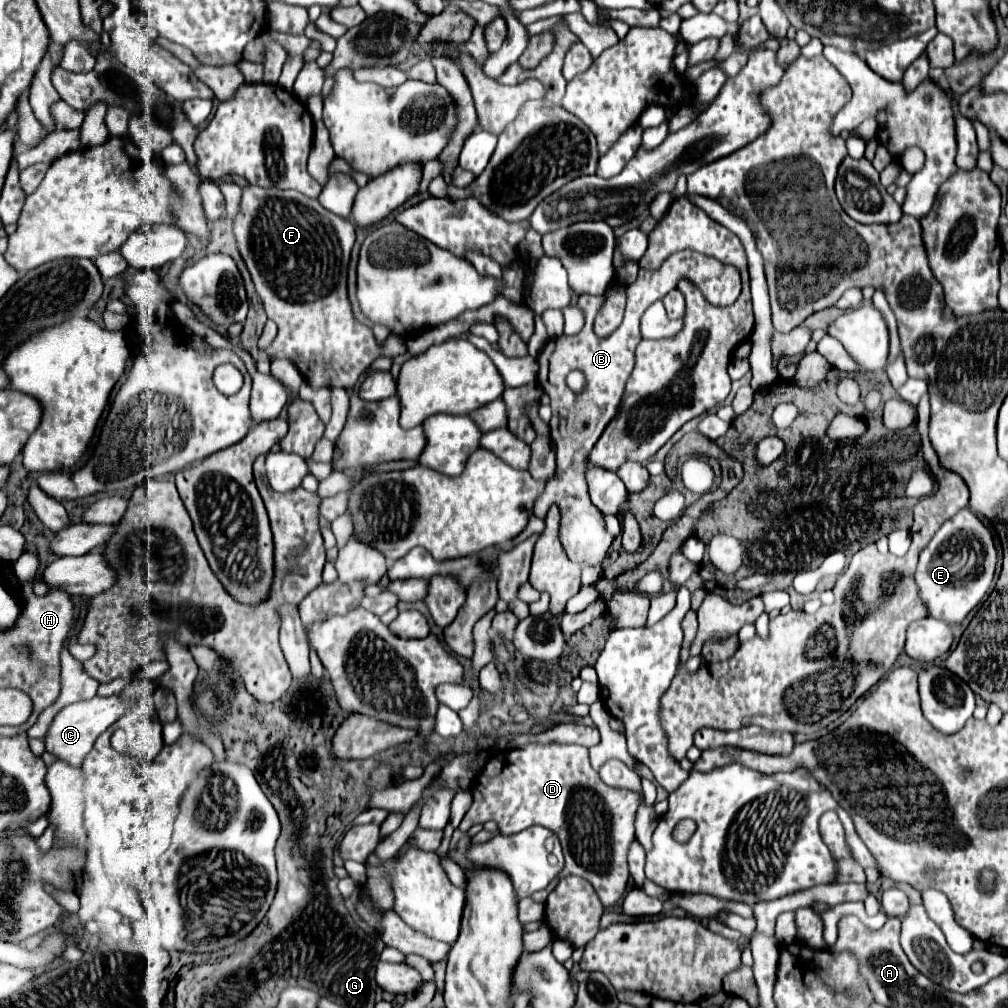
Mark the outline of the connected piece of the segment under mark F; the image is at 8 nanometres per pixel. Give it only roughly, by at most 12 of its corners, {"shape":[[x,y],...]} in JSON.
{"shape":[[245,185],[237,249],[269,349],[313,387],[381,355],[353,319],[355,225],[297,191]]}

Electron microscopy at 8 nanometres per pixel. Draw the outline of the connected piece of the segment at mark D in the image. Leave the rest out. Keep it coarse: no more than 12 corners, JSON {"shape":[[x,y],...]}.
{"shape":[[527,743],[487,761],[459,825],[543,825],[603,907],[629,881],[641,797],[587,747]]}

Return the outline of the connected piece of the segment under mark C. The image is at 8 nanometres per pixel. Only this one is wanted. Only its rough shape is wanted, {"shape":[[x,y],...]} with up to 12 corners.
{"shape":[[119,695],[63,707],[45,749],[81,767],[129,703]]}

